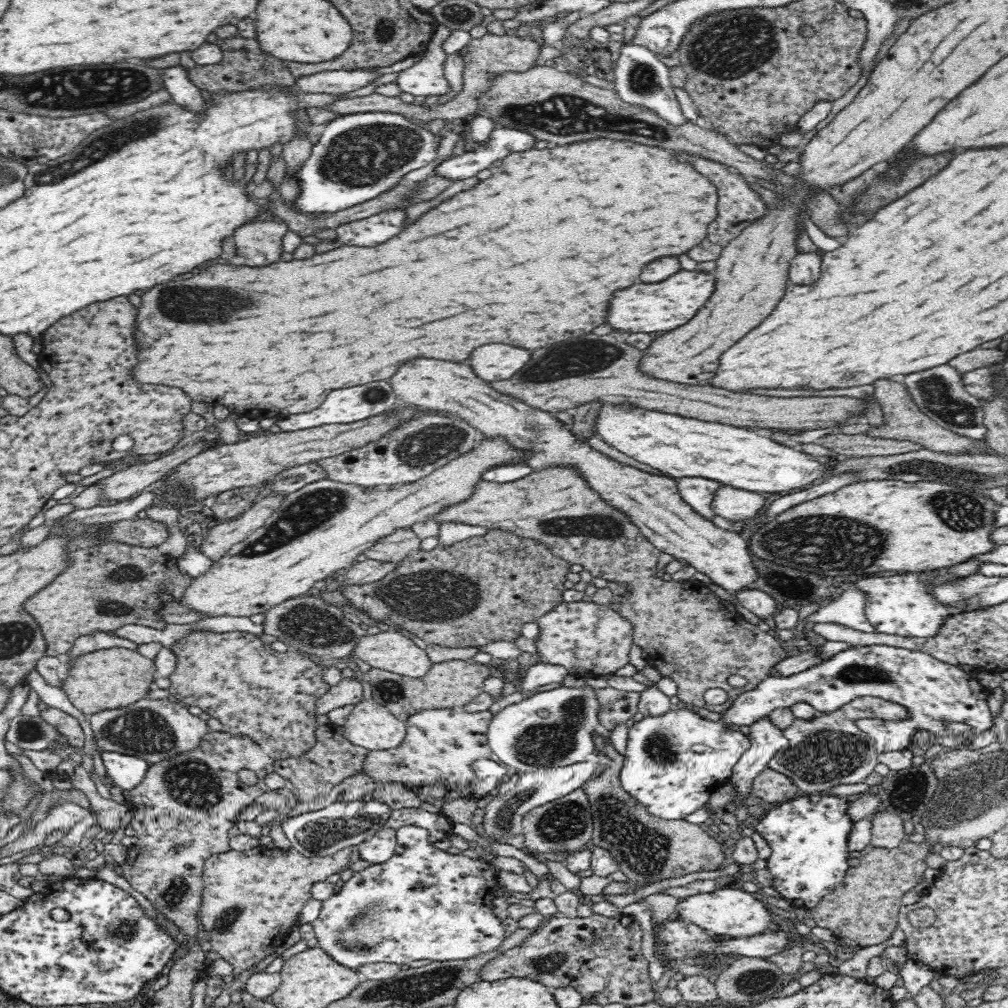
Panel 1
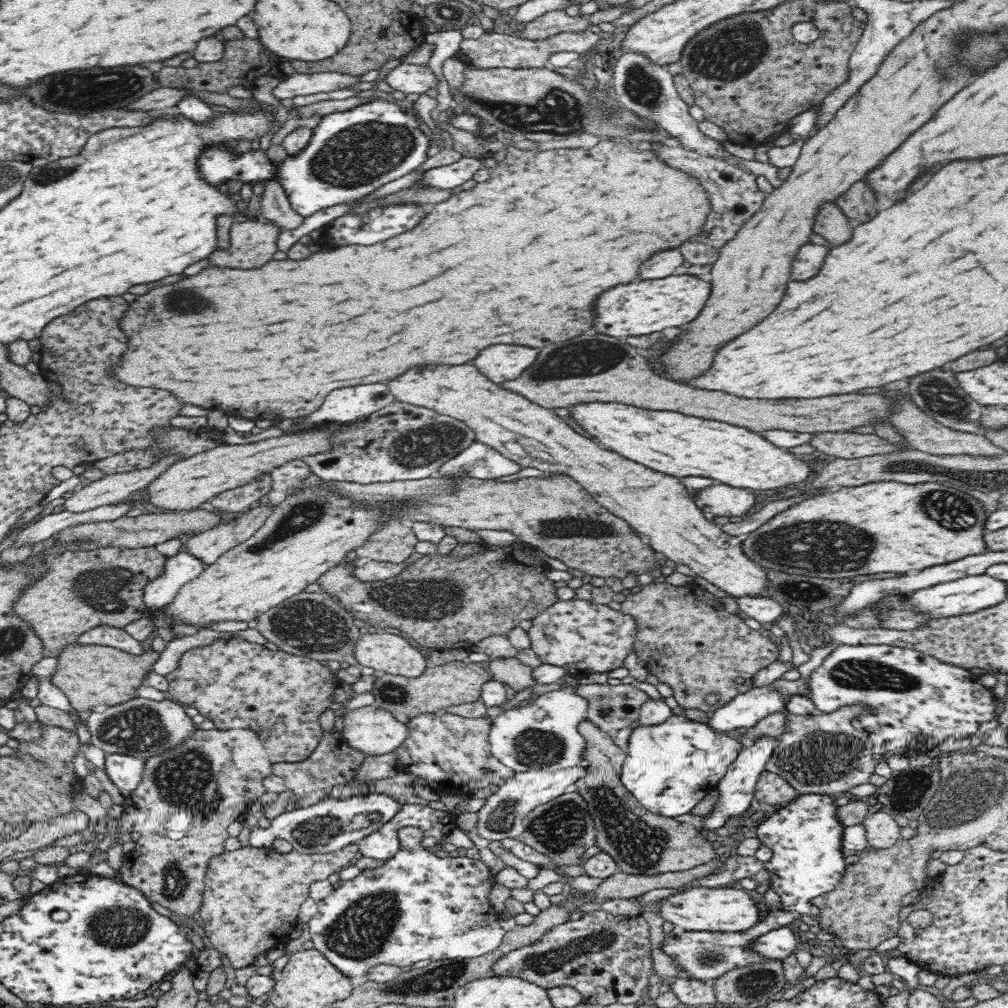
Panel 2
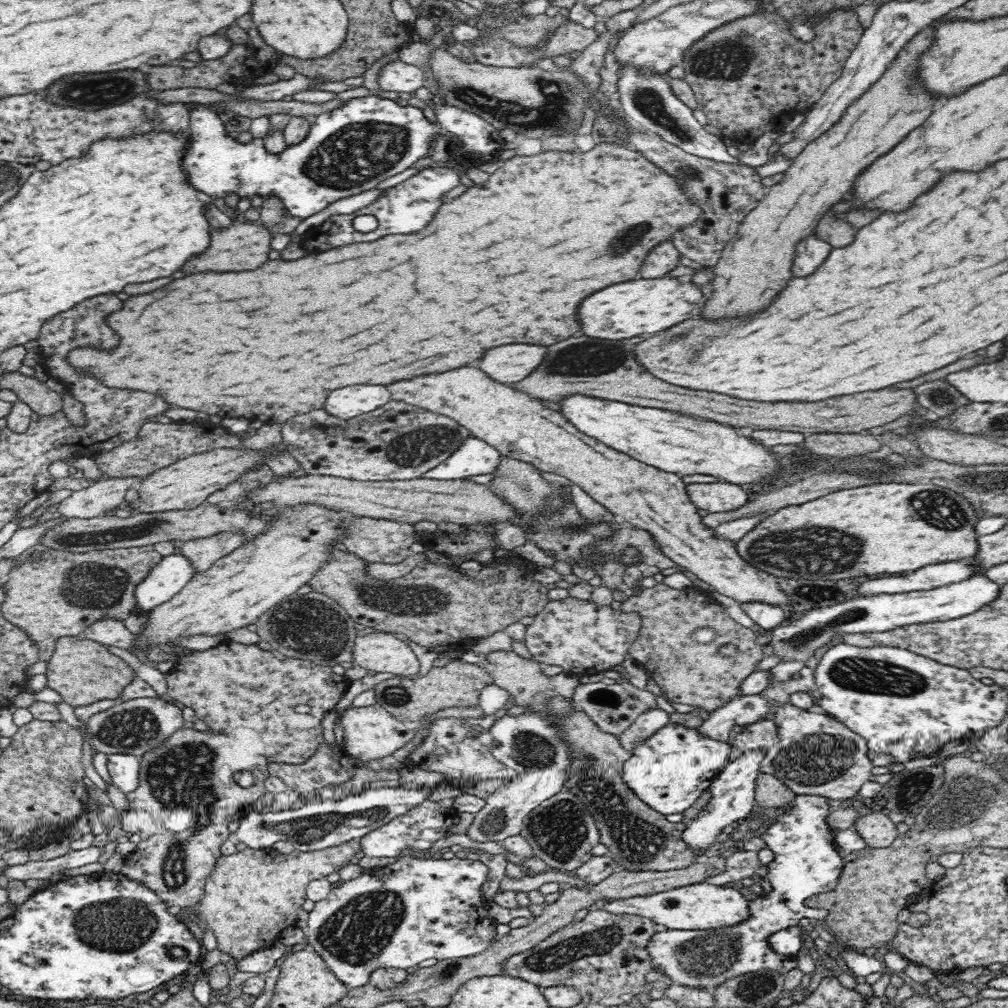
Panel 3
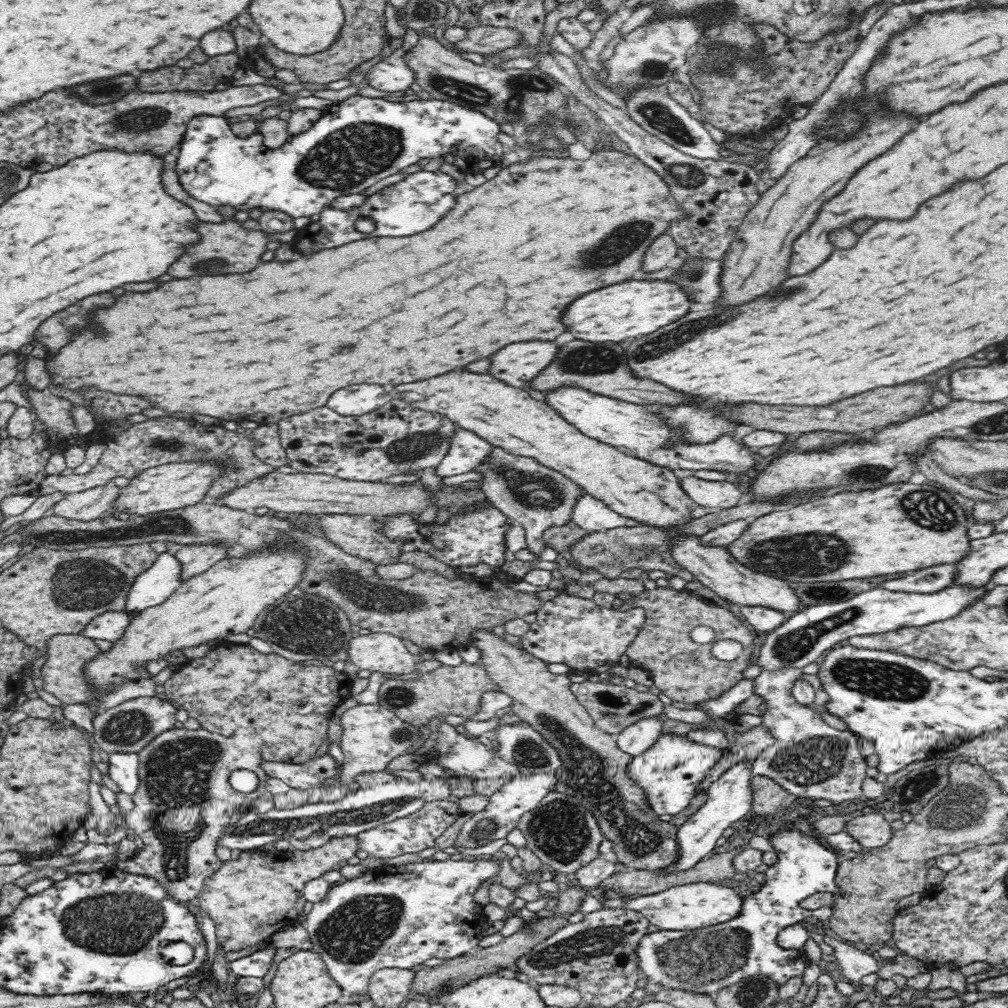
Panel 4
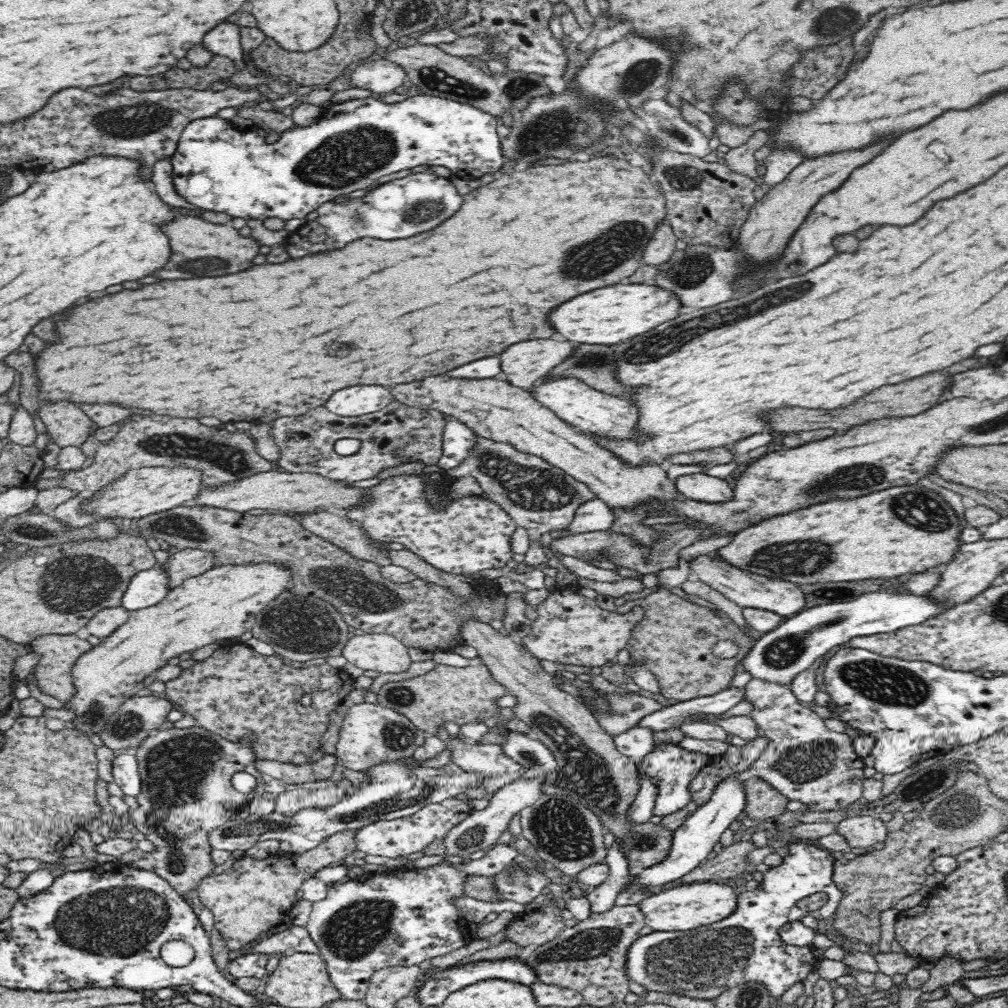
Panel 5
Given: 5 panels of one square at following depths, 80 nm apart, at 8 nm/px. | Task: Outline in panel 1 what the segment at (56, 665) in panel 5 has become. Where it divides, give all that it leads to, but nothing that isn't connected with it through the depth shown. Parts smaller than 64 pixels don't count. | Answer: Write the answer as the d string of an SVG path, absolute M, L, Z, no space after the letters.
M124 647L100 648L94 652L73 655L70 666L61 677L61 690L85 716L98 712L132 705L147 698L149 687L156 677L154 659L144 657L138 651Z

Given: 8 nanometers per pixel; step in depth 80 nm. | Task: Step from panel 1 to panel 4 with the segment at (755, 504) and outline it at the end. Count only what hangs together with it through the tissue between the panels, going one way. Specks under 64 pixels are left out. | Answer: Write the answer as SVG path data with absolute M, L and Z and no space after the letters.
M694 476L683 477L679 480L682 490L700 506L712 508L730 508L738 504L742 493L727 481L708 481Z

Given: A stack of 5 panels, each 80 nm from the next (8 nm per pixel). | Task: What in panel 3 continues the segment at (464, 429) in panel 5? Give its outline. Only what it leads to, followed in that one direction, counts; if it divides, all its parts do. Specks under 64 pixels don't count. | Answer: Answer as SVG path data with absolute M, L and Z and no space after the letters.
M474 435L462 440L452 456L437 467L428 470L420 478L428 480L457 480L478 474L492 475L500 464L498 450Z

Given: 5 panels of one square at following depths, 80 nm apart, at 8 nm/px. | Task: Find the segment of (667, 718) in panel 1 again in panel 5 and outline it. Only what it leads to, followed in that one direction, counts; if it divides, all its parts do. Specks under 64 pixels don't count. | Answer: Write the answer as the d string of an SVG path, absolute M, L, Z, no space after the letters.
M662 744L646 757L638 761L637 768L639 774L647 774L653 778L657 786L656 804L653 810L654 816L664 817L672 812L684 808L691 800L691 792L688 789L690 780L701 772L701 769L709 762L709 756L704 754L691 754L683 750L676 744Z

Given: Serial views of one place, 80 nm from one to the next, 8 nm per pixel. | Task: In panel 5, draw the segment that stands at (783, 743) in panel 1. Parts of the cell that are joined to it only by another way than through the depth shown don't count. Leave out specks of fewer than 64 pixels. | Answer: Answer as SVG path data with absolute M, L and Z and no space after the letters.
M740 776L726 779L718 784L713 790L710 800L706 804L698 806L692 816L687 818L686 822L673 832L670 852L666 854L666 858L662 859L662 862L650 866L650 868L634 870L625 890L630 892L647 891L667 882L677 881L692 872L704 858L708 858L708 854L712 852L722 834L735 822L738 814L744 812L746 797L744 797L744 789L742 789L743 781L744 776Z

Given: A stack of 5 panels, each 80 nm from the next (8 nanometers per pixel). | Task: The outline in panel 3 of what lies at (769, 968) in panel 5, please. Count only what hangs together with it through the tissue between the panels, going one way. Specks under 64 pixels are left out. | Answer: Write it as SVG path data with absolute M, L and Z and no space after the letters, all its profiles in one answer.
M797 795L795 797L796 806L790 808L788 812L786 811L784 816L778 817L766 832L761 833L762 839L775 856L774 860L767 864L766 876L770 880L771 889L769 892L763 891L753 901L749 901L750 914L744 922L695 932L670 929L661 932L656 931L646 946L646 951L650 955L650 971L660 971L663 973L662 977L671 980L671 984L706 989L708 992L712 992L724 981L757 973L760 970L778 972L782 977L792 970L798 970L795 955L778 954L770 946L769 938L779 930L784 930L789 926L797 926L800 918L813 918L823 921L826 916L826 912L821 909L808 908L802 905L804 900L814 896L814 894L833 891L838 884L840 874L842 874L842 866L844 866L845 859L840 857L840 854L834 849L834 833L831 832L829 824L825 820L831 810L826 799L812 795Z

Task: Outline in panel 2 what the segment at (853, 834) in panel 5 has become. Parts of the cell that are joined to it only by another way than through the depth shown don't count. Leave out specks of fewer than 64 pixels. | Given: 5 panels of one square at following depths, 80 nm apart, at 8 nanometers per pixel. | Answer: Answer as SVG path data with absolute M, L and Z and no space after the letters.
M888 811L869 814L861 825L866 829L868 844L875 849L890 848L901 838L901 828Z

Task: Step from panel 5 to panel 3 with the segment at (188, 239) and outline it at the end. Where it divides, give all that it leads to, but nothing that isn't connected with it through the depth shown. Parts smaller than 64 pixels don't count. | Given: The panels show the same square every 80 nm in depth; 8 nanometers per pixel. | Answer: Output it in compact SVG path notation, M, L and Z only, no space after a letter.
M232 222L228 228L222 230L212 230L210 236L210 248L206 254L192 258L186 262L182 268L186 274L196 274L196 272L236 272L236 270L254 270L262 266L268 260L270 252L270 240L274 238L266 228L258 223L242 224L242 222Z

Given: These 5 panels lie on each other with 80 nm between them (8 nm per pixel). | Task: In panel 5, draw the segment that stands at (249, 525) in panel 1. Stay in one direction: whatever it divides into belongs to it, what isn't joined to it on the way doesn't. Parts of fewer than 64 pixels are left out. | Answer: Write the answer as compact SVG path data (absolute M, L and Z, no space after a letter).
M198 549L174 550L160 563L166 577L168 590L180 586L185 580L197 577L212 568L214 553Z

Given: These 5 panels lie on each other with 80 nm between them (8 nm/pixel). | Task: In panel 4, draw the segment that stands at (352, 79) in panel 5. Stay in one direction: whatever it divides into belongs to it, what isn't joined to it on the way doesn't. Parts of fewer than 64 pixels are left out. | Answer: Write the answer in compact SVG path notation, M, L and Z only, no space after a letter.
M407 30L402 45L367 71L364 70L360 76L353 76L356 82L386 93L408 90L410 84L414 84L414 71L404 63L402 56L417 44L420 35L415 30Z

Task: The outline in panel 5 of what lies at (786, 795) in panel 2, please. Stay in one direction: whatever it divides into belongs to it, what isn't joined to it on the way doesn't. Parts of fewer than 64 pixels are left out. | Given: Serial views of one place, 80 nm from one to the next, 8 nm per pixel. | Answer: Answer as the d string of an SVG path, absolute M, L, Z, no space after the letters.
M746 776L742 786L746 797L744 812L750 819L773 821L787 810L789 800L764 780Z

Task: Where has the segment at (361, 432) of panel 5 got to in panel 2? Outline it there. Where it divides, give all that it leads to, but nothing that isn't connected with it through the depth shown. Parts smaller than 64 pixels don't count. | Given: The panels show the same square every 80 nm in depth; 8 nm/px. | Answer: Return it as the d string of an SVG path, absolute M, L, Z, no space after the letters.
M396 400L368 416L348 423L309 422L307 416L300 416L292 419L285 434L297 435L320 430L330 433L330 448L300 459L310 467L310 472L318 480L358 484L433 477L444 462L476 441L474 431L457 418Z

